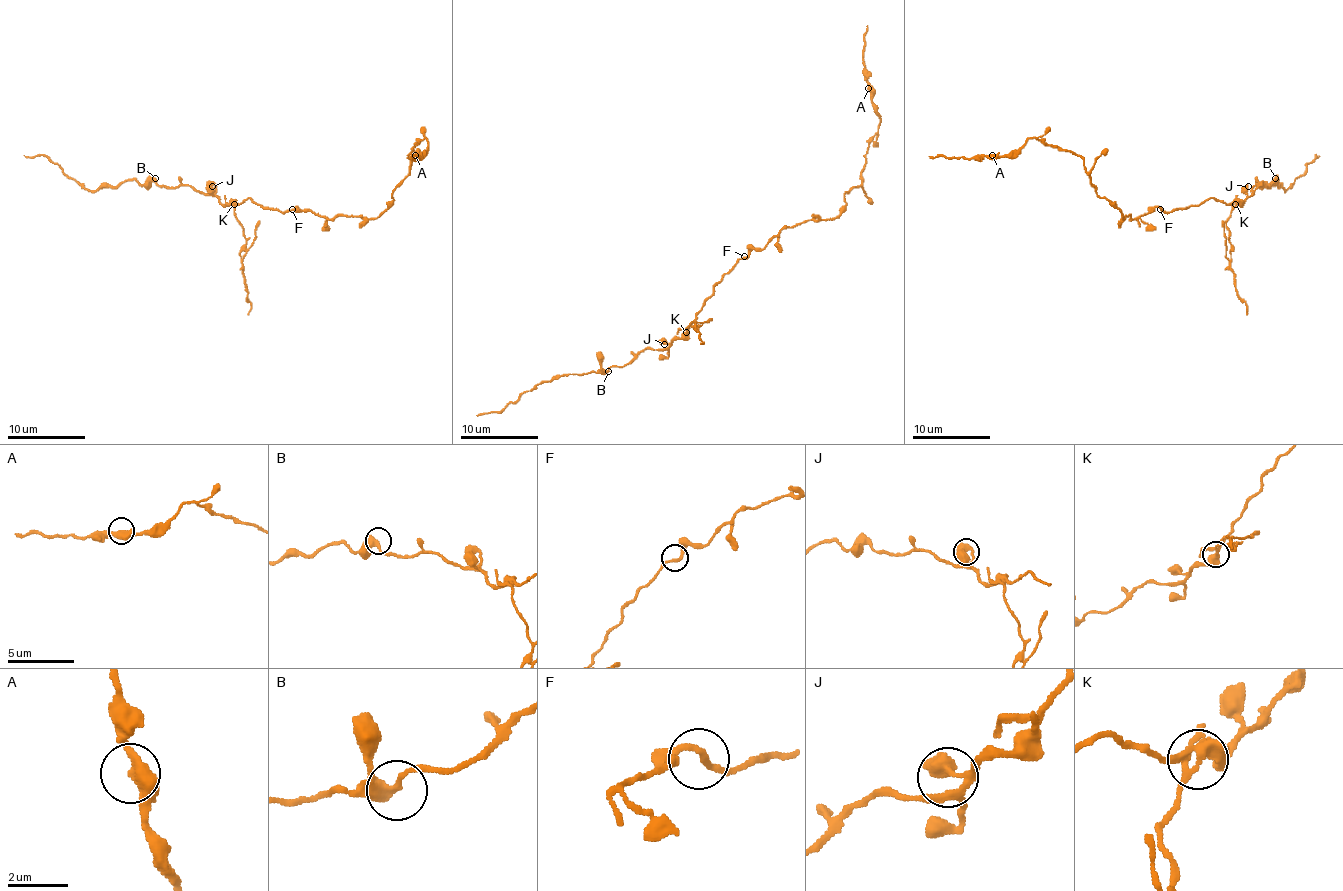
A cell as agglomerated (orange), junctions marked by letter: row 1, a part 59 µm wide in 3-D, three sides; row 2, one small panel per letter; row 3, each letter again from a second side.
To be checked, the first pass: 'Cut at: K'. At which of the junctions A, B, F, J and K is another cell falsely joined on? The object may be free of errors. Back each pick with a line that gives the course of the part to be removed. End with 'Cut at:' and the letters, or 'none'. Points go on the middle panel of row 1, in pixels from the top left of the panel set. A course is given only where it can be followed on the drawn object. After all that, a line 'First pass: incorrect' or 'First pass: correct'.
K: course (686, 332), (692, 323), (698, 325), (692, 327), (703, 342), (700, 344)
Cut at: K
First pass: correct

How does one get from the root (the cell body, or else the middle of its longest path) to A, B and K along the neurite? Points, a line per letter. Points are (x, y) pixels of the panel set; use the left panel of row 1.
A: (292, 209), (310, 209), (329, 219), (376, 219), (409, 172), (409, 155), (427, 139), (427, 149), (415, 155)
B: (292, 209), (265, 209), (251, 198), (224, 205), (214, 194), (188, 186), (159, 186), (155, 178)
K: (292, 209), (265, 209), (251, 198), (233, 203)

